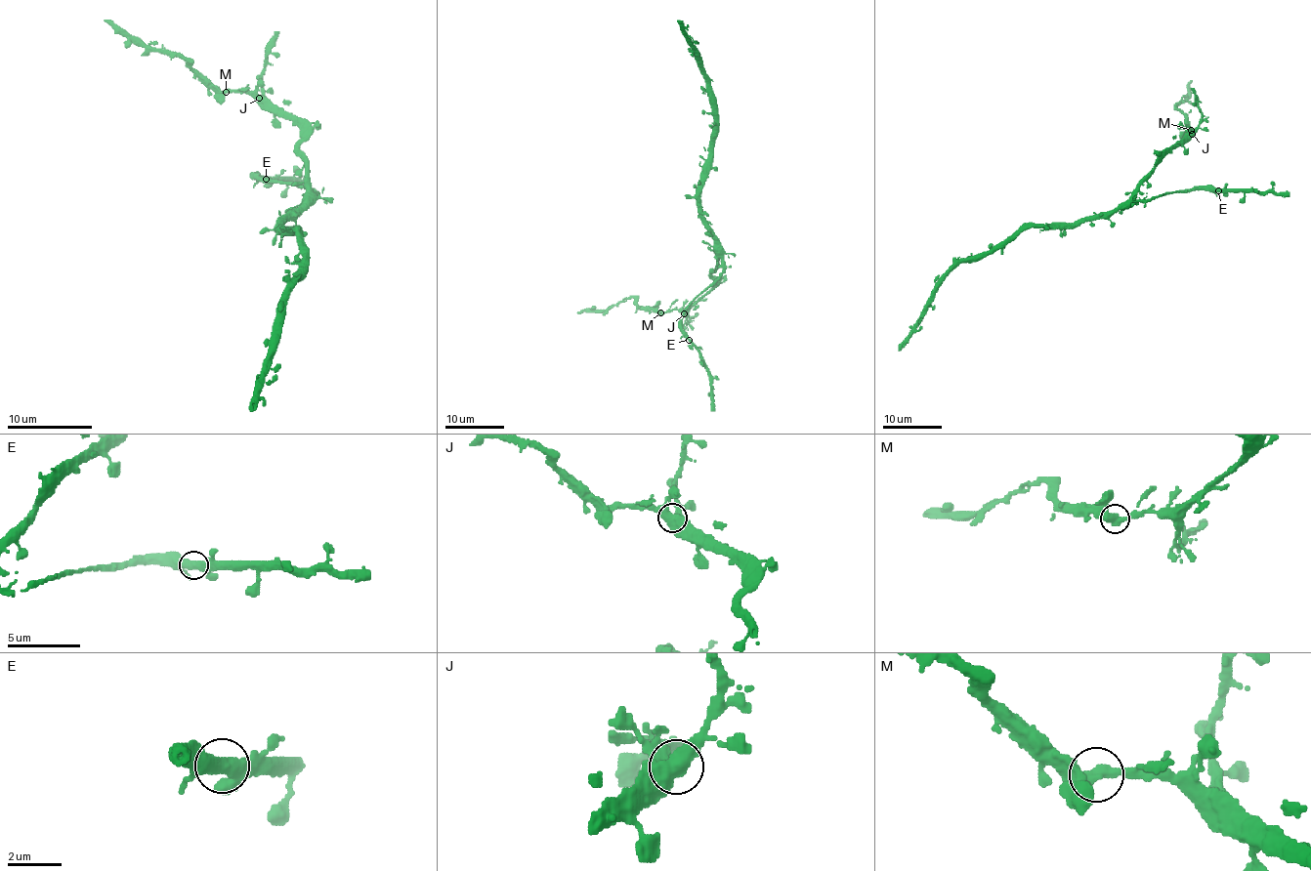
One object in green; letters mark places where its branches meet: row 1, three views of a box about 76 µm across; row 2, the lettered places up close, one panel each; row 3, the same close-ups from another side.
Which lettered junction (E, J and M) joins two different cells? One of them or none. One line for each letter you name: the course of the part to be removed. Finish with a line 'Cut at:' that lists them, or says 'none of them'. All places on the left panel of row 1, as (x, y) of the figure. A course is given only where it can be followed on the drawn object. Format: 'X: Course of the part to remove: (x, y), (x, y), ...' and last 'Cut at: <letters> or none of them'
Cut at: none of them

